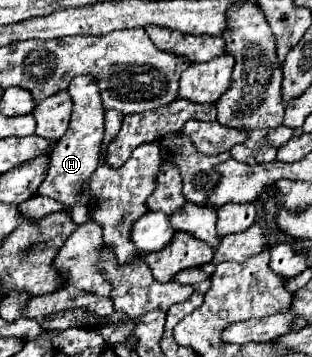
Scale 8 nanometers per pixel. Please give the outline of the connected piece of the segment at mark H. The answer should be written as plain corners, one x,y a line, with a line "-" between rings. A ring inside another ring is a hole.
90,76
74,78
68,86
68,92
74,100
72,120
66,134
60,138
58,146
50,154
50,168
48,168
46,180
38,188
38,194
60,202
64,206
64,212
70,214
70,206
76,206
76,204
86,206
90,200
88,180
92,172
98,168
100,144
104,136
104,108
100,102
100,88

